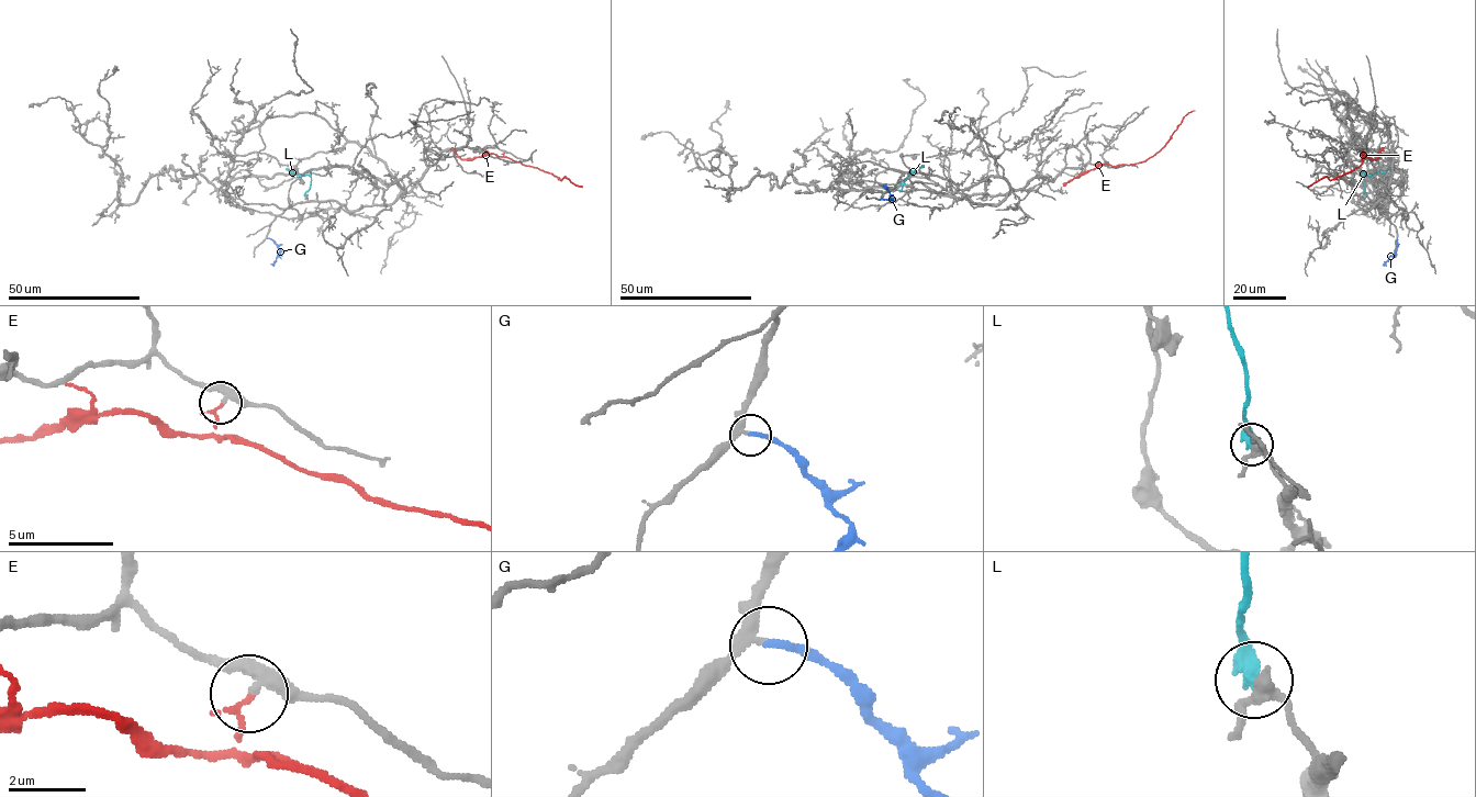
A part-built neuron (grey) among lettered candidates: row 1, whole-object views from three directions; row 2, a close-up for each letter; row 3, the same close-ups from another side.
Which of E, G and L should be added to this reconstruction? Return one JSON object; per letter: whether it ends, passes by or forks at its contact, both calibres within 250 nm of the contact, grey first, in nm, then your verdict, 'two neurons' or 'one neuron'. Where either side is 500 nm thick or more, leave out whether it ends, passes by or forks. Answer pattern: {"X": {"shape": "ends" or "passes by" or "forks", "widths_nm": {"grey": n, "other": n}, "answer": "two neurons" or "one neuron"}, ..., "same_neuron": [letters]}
{"E": {"shape": "ends", "widths_nm": {"grey": 320, "other": 130}, "answer": "two neurons"}, "G": {"shape": "ends", "widths_nm": {"grey": 240, "other": 200}, "answer": "one neuron"}, "L": {"shape": "ends", "widths_nm": {"grey": 360, "other": 420}, "answer": "two neurons"}, "same_neuron": ["G"]}

